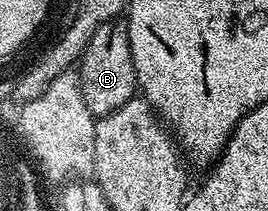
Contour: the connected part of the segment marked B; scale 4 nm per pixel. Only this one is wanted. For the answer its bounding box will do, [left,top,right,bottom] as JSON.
[78,21,137,117]

